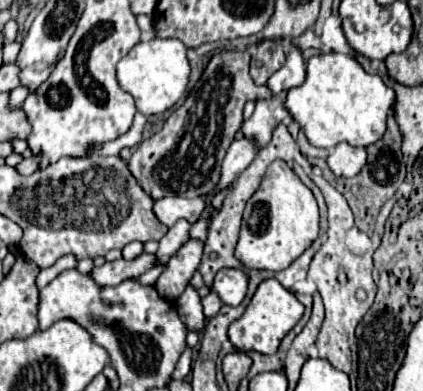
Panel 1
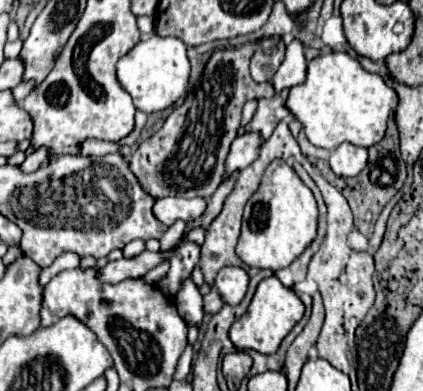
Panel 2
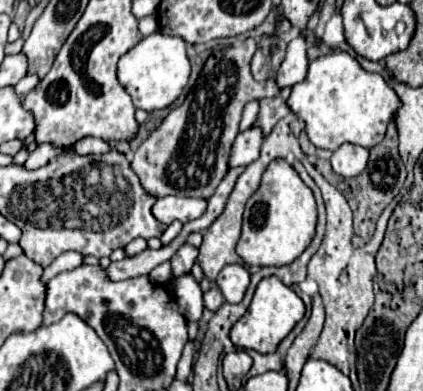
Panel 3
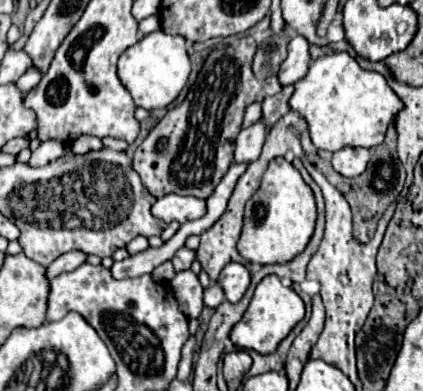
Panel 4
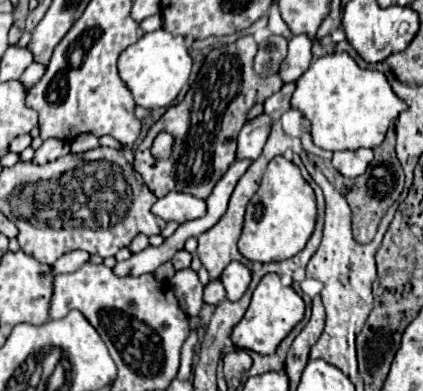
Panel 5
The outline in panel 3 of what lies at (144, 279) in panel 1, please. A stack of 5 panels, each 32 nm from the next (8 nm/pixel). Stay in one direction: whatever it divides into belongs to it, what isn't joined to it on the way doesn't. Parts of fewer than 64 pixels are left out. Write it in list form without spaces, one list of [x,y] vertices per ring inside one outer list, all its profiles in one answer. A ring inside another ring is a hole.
[[[164,262],[164,264],[156,266],[156,268],[150,272],[150,280],[152,280],[154,284],[166,284],[166,282],[170,282],[170,280],[172,280],[172,266],[170,266],[170,262]]]

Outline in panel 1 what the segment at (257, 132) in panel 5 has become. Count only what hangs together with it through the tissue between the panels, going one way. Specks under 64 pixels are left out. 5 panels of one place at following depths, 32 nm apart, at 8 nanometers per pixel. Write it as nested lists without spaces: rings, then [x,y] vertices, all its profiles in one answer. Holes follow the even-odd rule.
[[[242,136],[240,140],[234,140],[224,162],[222,162],[222,176],[220,176],[220,182],[218,182],[214,192],[230,186],[236,180],[236,176],[244,168],[250,166],[250,162],[256,158],[256,154],[258,154],[256,144],[252,144],[252,140],[248,140],[246,136]]]

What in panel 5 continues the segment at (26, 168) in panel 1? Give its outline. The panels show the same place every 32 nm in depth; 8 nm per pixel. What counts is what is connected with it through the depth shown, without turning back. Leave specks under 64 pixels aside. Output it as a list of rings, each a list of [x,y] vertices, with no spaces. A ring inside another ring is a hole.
[[[48,138],[44,140],[44,144],[36,150],[34,154],[34,162],[36,164],[46,164],[52,162],[60,156],[66,156],[70,152],[70,142],[68,140],[60,140],[60,138]]]

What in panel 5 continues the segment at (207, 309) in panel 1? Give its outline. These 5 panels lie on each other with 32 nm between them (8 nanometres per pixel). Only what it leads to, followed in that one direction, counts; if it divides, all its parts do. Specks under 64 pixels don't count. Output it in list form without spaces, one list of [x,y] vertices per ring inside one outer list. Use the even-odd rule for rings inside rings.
[[[210,280],[206,286],[204,286],[204,302],[208,304],[218,304],[226,298],[226,292],[224,292],[224,286],[220,284],[220,280]]]

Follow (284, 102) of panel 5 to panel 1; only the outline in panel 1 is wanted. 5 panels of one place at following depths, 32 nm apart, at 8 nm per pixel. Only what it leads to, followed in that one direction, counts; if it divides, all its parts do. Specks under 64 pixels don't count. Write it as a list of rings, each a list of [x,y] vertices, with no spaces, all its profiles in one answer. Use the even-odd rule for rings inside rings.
[[[280,92],[268,100],[258,100],[252,118],[242,124],[244,136],[254,138],[258,148],[270,142],[274,128],[288,116],[284,102],[286,102],[286,92]]]

